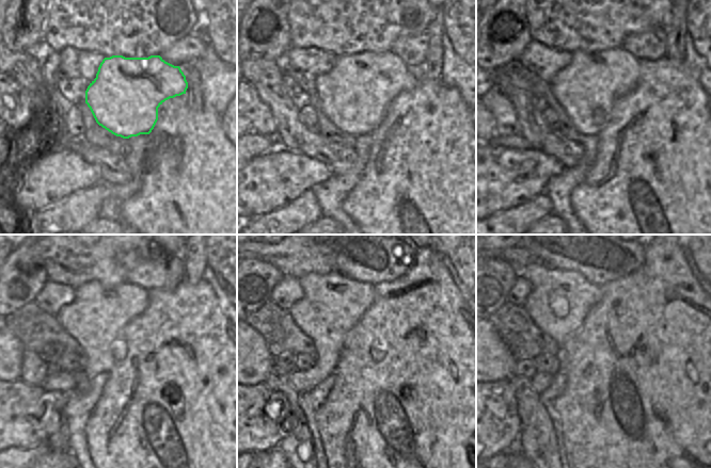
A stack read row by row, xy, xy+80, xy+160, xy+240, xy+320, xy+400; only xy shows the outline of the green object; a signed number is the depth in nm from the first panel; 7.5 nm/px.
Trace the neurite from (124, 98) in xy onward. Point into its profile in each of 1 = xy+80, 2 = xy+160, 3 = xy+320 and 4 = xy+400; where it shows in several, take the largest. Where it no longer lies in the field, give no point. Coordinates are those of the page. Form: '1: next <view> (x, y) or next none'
1: next xy+80 (354, 94)
2: next xy+160 (591, 81)
3: next xy+320 (332, 304)
4: next xy+400 (559, 300)

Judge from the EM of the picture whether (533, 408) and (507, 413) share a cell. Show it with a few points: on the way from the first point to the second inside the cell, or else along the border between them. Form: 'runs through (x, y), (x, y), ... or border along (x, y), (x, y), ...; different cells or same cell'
border along (511, 386), (520, 419), (519, 435); different cells

